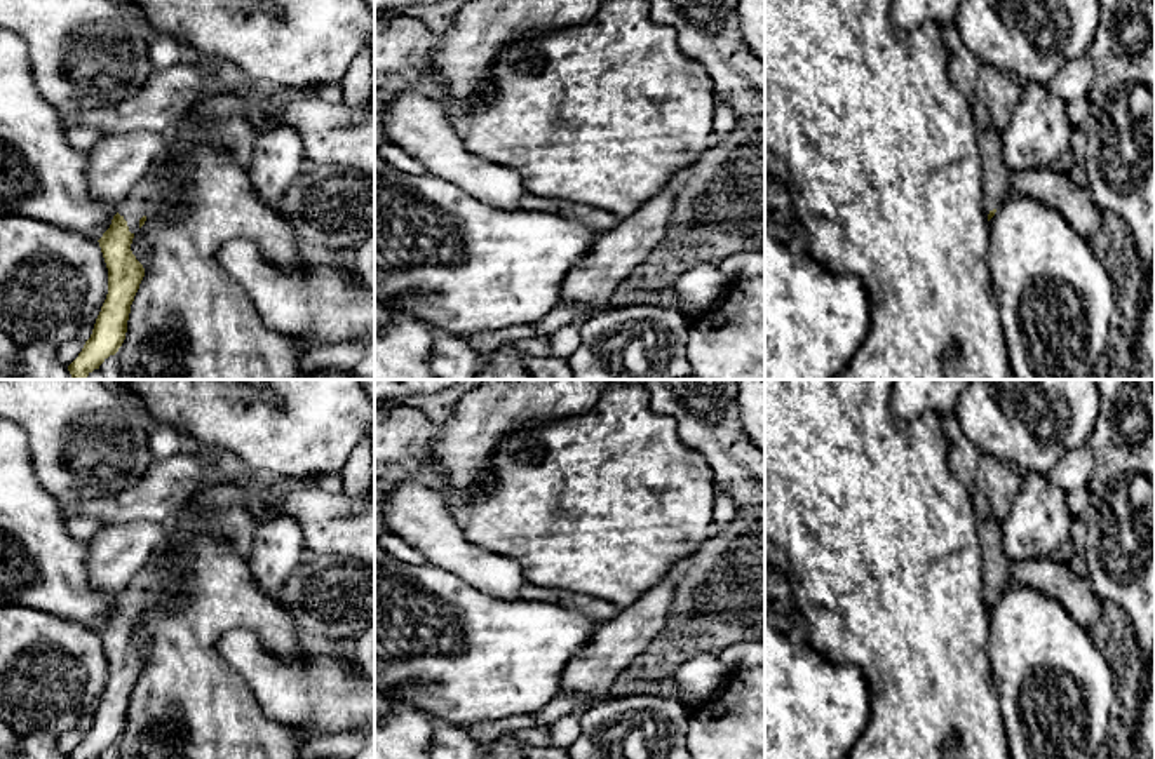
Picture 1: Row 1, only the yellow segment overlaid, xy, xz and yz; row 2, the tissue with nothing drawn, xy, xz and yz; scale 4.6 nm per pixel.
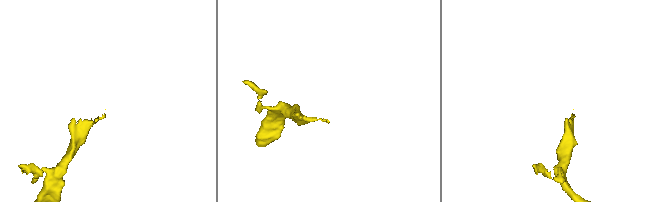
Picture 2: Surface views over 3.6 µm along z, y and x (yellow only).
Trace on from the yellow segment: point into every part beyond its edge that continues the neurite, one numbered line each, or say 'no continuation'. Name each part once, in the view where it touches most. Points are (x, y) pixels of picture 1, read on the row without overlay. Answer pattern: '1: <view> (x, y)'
1: xy (222, 509)

